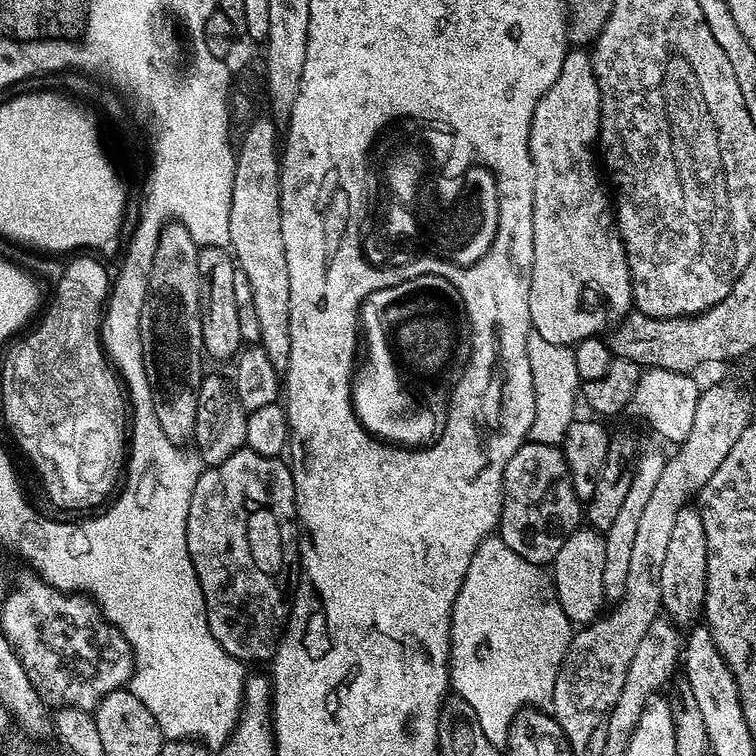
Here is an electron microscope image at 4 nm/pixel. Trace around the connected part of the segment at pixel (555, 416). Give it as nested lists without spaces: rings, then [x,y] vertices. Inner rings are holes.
[[[533,334],[528,338],[528,358],[534,386],[534,422],[526,433],[527,439],[534,444],[563,445],[566,430],[577,415],[576,400],[578,404],[578,393],[582,388],[572,348],[566,344],[546,342],[546,338]]]

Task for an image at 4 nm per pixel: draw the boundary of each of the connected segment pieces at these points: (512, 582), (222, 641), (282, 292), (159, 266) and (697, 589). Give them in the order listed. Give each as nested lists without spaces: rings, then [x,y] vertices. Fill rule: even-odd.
[[[499,534],[485,536],[470,558],[470,566],[452,607],[452,645],[448,651],[448,662],[451,691],[474,706],[474,714],[478,714],[478,722],[482,725],[482,734],[486,734],[492,744],[507,745],[512,719],[525,705],[540,706],[543,700],[545,703],[549,699],[573,635],[574,624],[568,620],[557,600],[549,573],[541,565],[526,562],[522,554],[514,554]]]
[[[247,446],[221,464],[205,467],[196,477],[186,518],[186,546],[206,602],[210,634],[235,660],[271,661],[292,613],[292,598],[300,581],[300,538],[294,502],[292,469],[283,459],[263,456]]]
[[[257,118],[254,126],[246,130],[246,138],[238,141],[235,149],[228,244],[237,269],[246,274],[246,282],[250,282],[254,311],[258,313],[259,347],[266,350],[276,371],[284,374],[287,373],[290,362],[290,270],[286,270],[286,246],[282,246],[277,125],[271,119],[264,119]]]
[[[170,222],[160,232],[148,275],[148,293],[140,315],[140,341],[146,378],[150,382],[154,414],[162,434],[177,446],[191,441],[195,430],[197,389],[201,384],[200,363],[206,360],[202,326],[206,319],[202,307],[202,281],[198,270],[200,248],[190,230]]]
[[[689,506],[683,508],[676,521],[674,521],[670,543],[668,543],[666,549],[666,559],[662,561],[660,602],[667,619],[671,620],[677,628],[687,629],[701,619],[704,610],[704,599],[706,598],[707,577],[708,547],[706,546],[706,530],[702,526],[699,511],[695,507]]]

